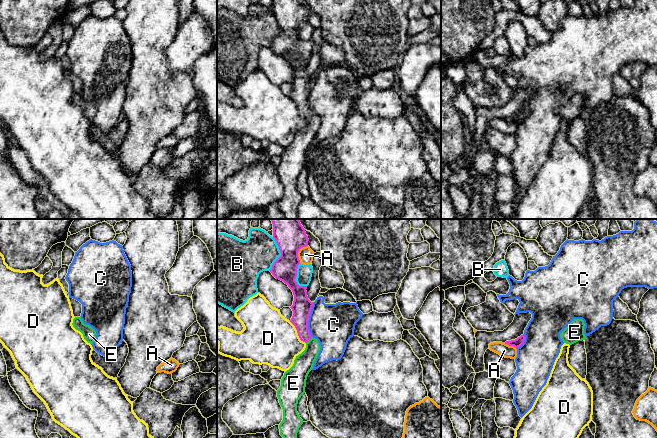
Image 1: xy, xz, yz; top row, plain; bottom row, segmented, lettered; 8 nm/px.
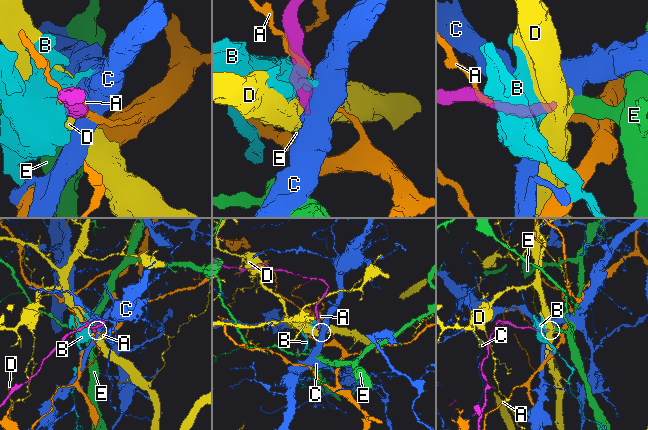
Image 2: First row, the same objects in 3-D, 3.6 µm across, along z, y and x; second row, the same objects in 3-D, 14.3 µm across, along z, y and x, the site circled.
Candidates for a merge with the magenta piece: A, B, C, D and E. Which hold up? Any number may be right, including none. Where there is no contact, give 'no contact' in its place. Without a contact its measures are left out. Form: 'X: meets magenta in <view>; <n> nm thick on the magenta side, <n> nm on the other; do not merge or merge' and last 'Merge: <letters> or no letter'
A: meets magenta in xz; 240 nm thick on the magenta side, 120 nm on the other; do not merge
B: meets magenta in xz; 240 nm thick on the magenta side, 300 nm on the other; do not merge
C: meets magenta in xz; 150 nm thick on the magenta side, 340 nm on the other; do not merge
D: meets magenta in xz; 150 nm thick on the magenta side, 420 nm on the other; do not merge
E: meets magenta in xz; 140 nm thick on the magenta side, 160 nm on the other; merge
Merge: E

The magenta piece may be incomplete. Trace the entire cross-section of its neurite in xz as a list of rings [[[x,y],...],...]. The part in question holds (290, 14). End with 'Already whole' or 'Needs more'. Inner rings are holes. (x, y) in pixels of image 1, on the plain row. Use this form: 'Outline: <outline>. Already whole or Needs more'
Outline: [[[273,0],[273,14],[279,23],[281,32],[274,38],[270,48],[276,55],[283,57],[292,66],[294,77],[290,83],[293,87],[290,98],[295,102],[300,116],[306,119],[305,126],[296,132],[293,142],[284,149],[281,155],[281,162],[277,166],[277,173],[283,185],[283,196],[279,201],[280,211],[284,214],[285,219],[297,219],[297,209],[303,200],[303,196],[297,188],[298,176],[305,169],[307,152],[312,146],[321,124],[318,116],[311,112],[308,105],[308,96],[313,78],[308,75],[307,62],[299,62],[295,57],[297,44],[300,40],[298,28],[301,24],[308,22],[309,15],[301,0]]]. Needs more

